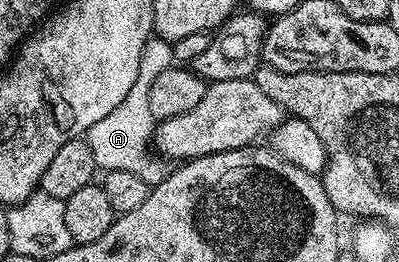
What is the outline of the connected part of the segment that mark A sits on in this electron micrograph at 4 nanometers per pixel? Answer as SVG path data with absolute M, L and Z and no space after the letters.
M153 35L141 51L137 78L128 96L109 115L100 119L86 133L87 144L93 151L96 168L108 171L137 173L149 186L155 186L169 174L168 164L150 152L157 121L152 115L149 92L157 77L174 64L174 46L167 40Z

